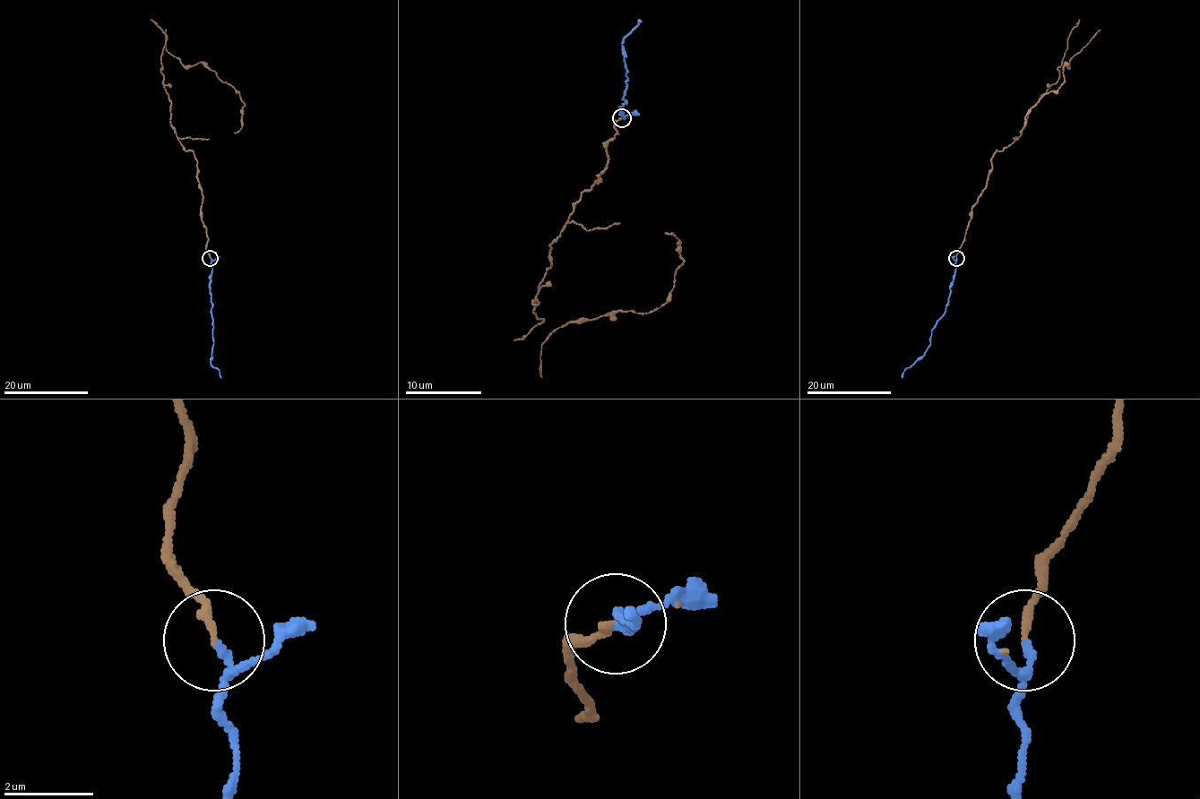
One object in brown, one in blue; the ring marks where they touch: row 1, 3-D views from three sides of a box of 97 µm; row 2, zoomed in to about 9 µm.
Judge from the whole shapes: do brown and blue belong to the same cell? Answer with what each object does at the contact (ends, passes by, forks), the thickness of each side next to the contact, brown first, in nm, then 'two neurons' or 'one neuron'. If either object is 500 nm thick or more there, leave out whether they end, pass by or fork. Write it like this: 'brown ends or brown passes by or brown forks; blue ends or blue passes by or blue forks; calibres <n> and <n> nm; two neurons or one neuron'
brown passes by; blue passes by; calibres 130 and 120 nm; one neuron

